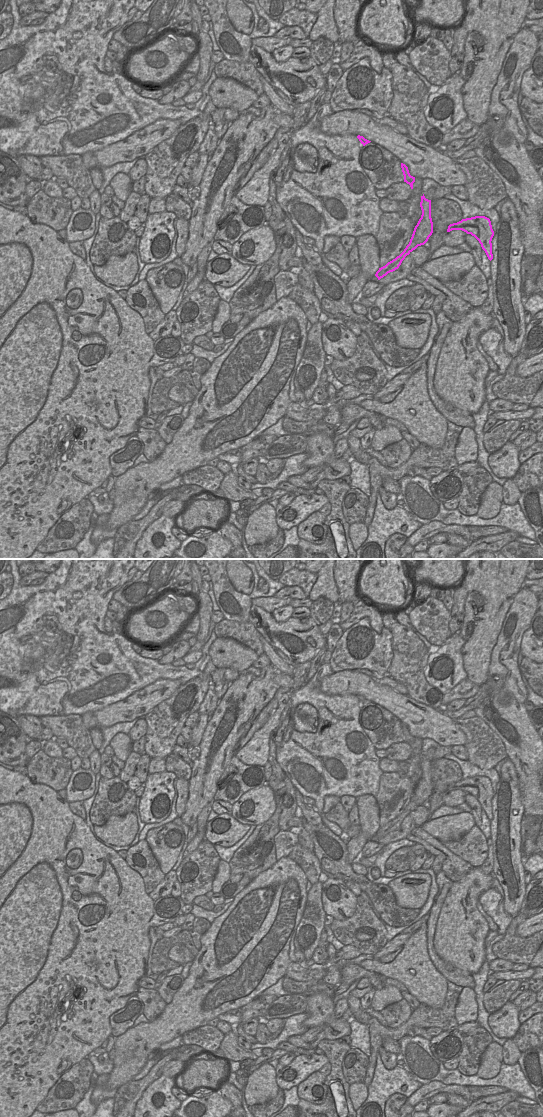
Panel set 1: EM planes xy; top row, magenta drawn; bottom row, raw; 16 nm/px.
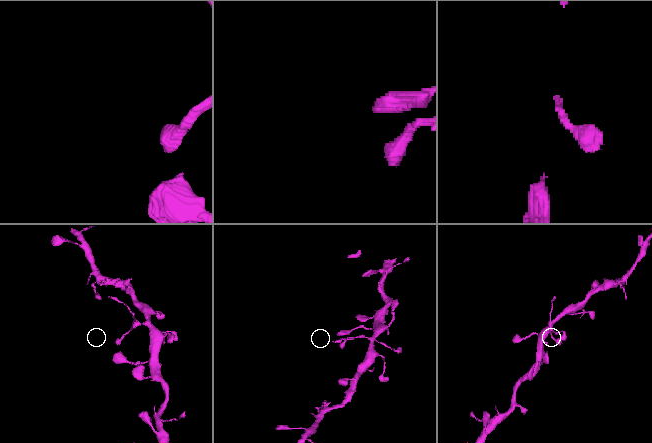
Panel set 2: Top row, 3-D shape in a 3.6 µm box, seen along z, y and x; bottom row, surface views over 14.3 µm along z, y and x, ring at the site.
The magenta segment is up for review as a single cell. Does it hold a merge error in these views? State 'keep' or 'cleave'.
cleave

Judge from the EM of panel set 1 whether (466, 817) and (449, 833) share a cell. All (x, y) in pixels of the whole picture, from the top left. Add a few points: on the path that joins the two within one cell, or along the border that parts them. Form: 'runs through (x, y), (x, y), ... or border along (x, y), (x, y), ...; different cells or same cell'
runs through (462, 821), (453, 829); same cell

